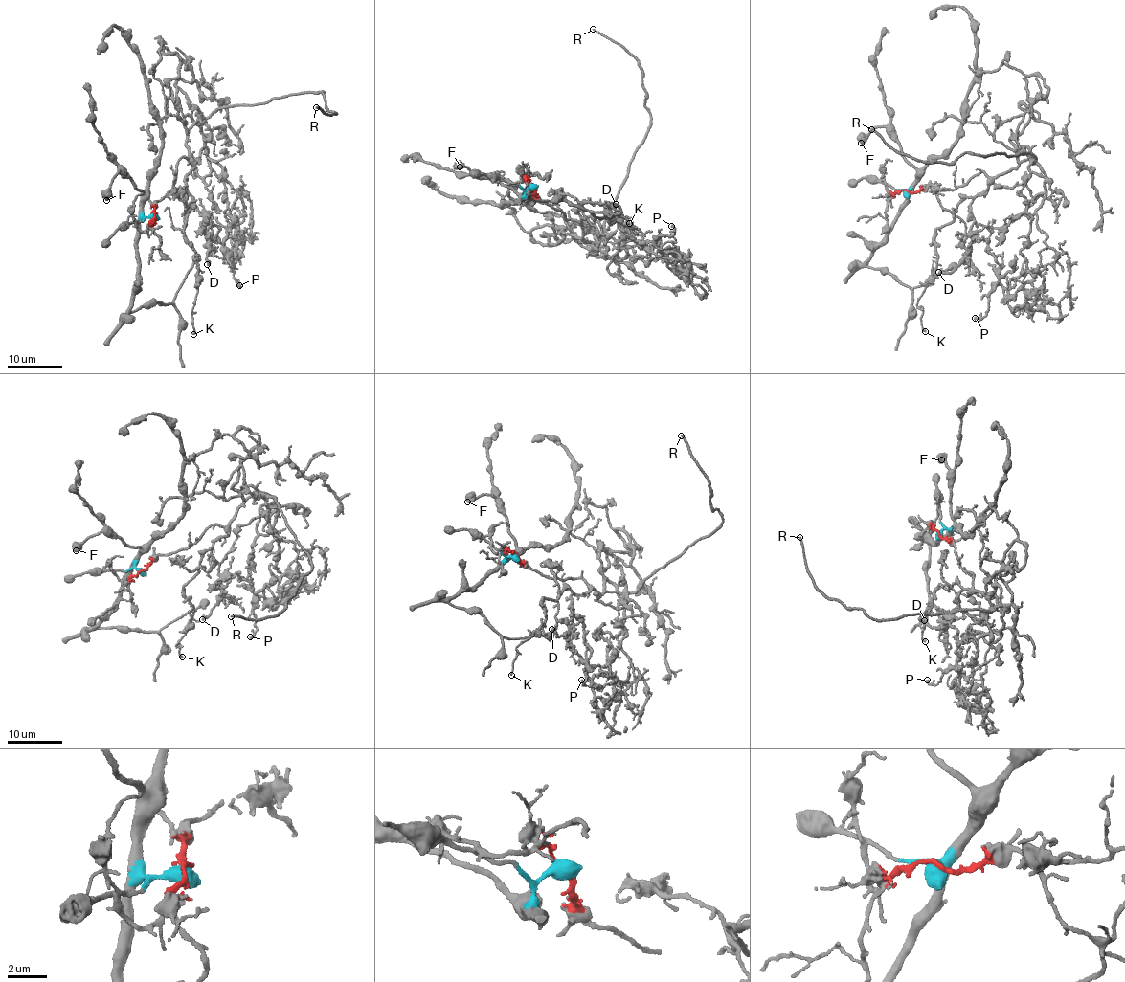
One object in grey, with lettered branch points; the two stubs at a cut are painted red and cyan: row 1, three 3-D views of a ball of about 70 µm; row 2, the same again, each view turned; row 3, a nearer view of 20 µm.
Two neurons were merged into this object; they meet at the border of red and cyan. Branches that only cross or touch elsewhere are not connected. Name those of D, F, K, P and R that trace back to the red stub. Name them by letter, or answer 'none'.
D, K, P, R

